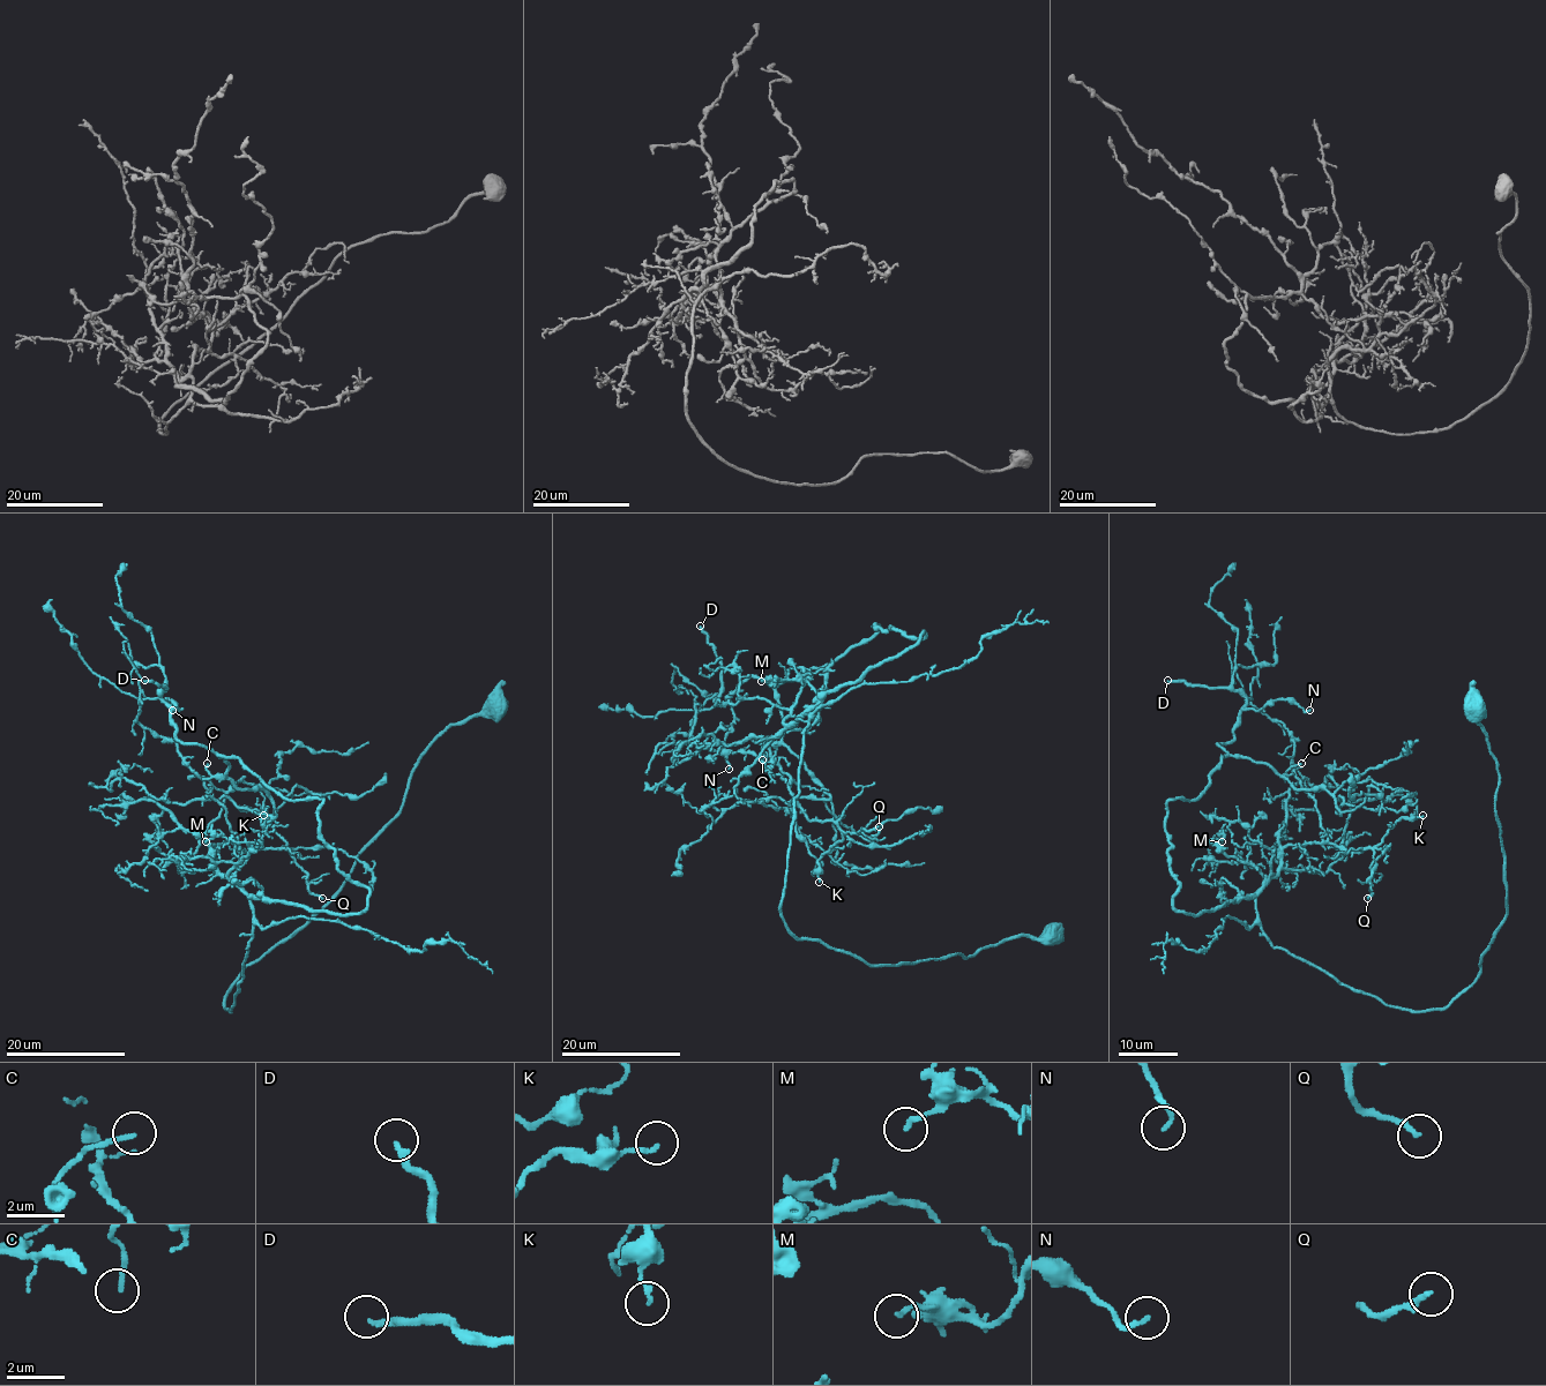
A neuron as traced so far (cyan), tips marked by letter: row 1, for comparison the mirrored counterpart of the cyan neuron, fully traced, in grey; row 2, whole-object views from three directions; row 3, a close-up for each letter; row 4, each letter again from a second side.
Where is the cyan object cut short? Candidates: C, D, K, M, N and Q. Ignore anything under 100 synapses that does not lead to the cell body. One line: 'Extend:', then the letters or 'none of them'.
Extend: D

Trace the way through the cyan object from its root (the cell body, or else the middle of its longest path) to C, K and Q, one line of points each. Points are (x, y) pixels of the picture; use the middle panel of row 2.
C: (1054, 931), (866, 965), (785, 926), (806, 713), (923, 631), (875, 624), (783, 681), (783, 735), (762, 759)
K: (1054, 931), (901, 965), (798, 939), (781, 905), (801, 714), (767, 746), (792, 801), (842, 832), (819, 882)
Q: (1054, 931), (901, 965), (798, 939), (781, 905), (808, 717), (767, 742), (809, 821), (844, 832), (879, 826)

